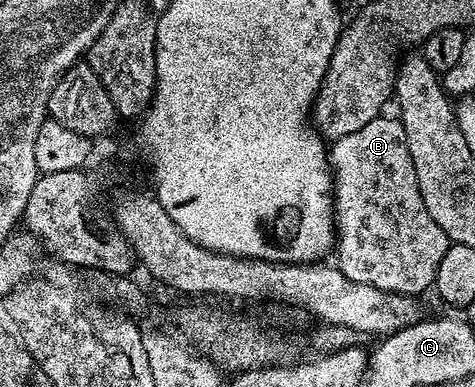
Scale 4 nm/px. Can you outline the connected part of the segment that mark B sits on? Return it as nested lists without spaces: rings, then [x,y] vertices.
[[[379,116],[365,124],[356,132],[351,132],[344,138],[335,139],[334,145],[330,150],[330,169],[334,175],[334,214],[338,237],[334,247],[335,265],[352,282],[361,282],[364,285],[373,285],[374,288],[388,290],[390,293],[410,294],[413,296],[431,287],[436,281],[438,264],[442,264],[442,256],[446,256],[450,241],[442,228],[434,222],[434,218],[427,211],[426,204],[423,202],[422,192],[419,190],[418,176],[415,175],[414,160],[410,156],[410,148],[407,147],[406,132],[399,117]]]

